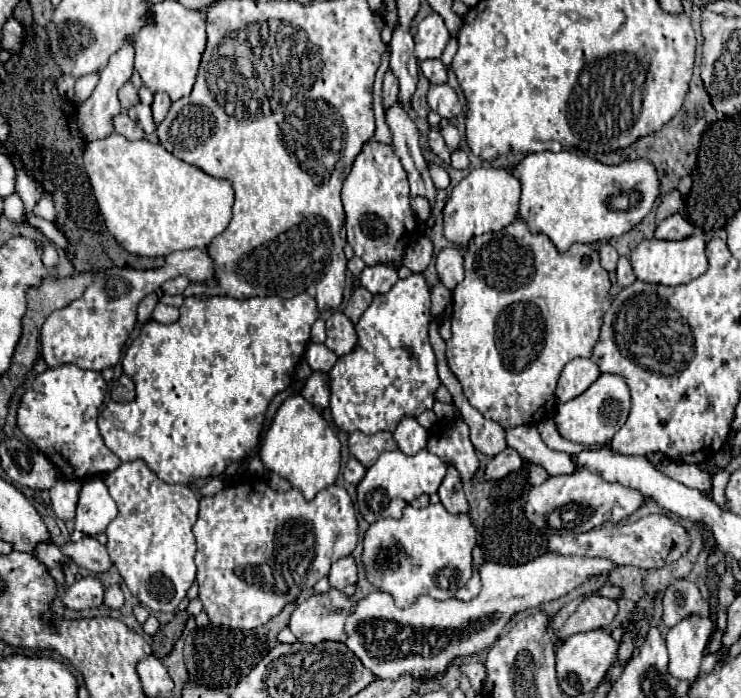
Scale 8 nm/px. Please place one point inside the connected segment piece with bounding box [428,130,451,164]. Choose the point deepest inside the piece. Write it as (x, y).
(436, 142)

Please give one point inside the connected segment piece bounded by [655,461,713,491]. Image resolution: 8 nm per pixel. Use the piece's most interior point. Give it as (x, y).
(690, 475)

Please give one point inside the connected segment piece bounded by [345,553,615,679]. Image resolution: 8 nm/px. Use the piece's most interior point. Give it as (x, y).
(424, 638)

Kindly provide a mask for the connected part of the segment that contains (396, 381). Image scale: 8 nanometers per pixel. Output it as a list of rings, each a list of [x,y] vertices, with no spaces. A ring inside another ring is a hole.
[[[411,275],[399,279],[385,295],[375,295],[369,309],[363,313],[357,331],[357,345],[351,353],[337,359],[335,367],[327,373],[331,389],[331,415],[337,429],[353,433],[363,431],[367,435],[379,431],[395,431],[403,417],[419,417],[423,411],[433,409],[435,391],[441,385],[437,375],[435,353],[429,343],[429,319],[431,319],[431,297],[423,275]]]

